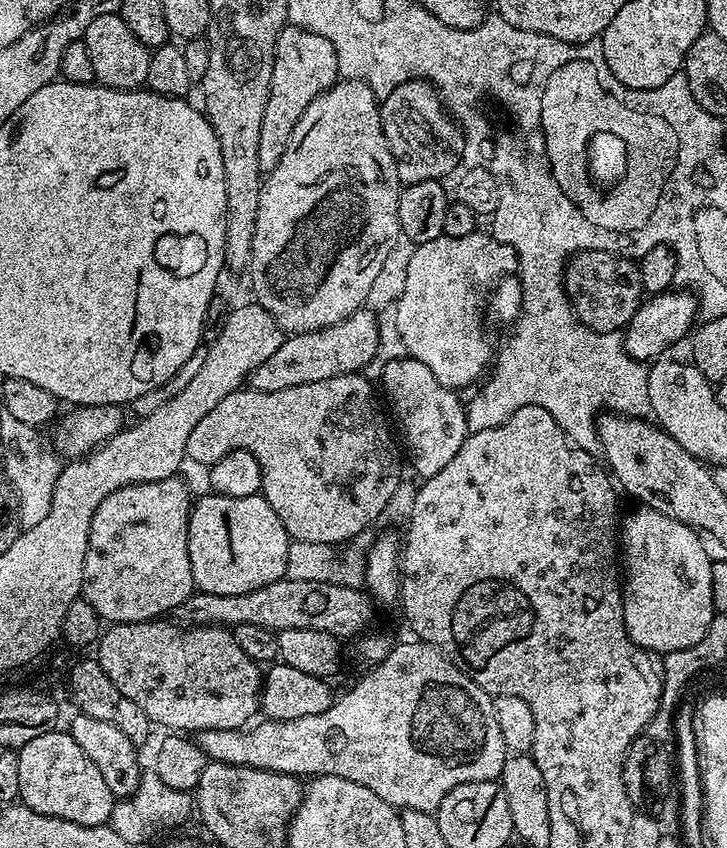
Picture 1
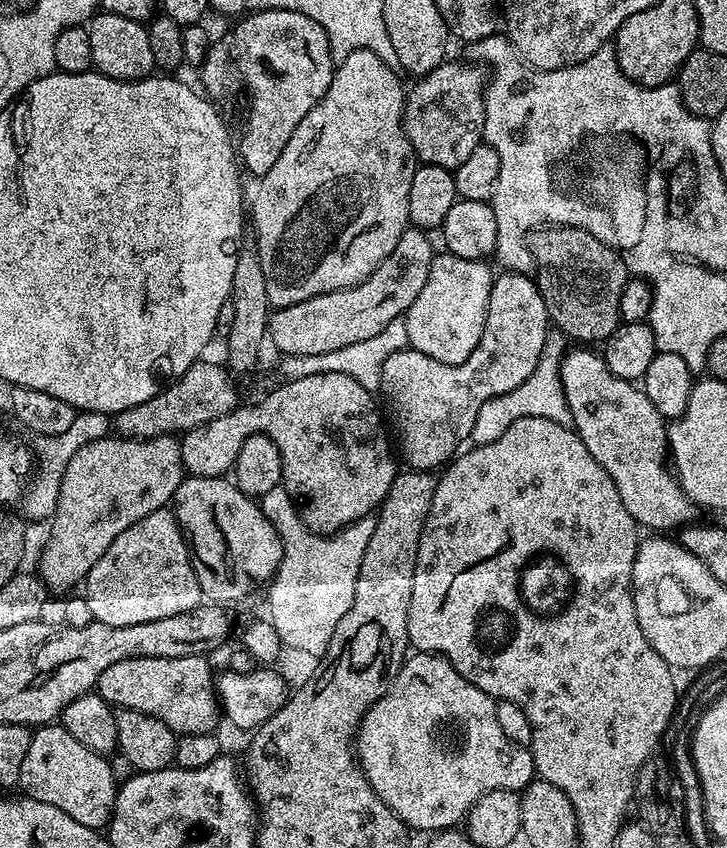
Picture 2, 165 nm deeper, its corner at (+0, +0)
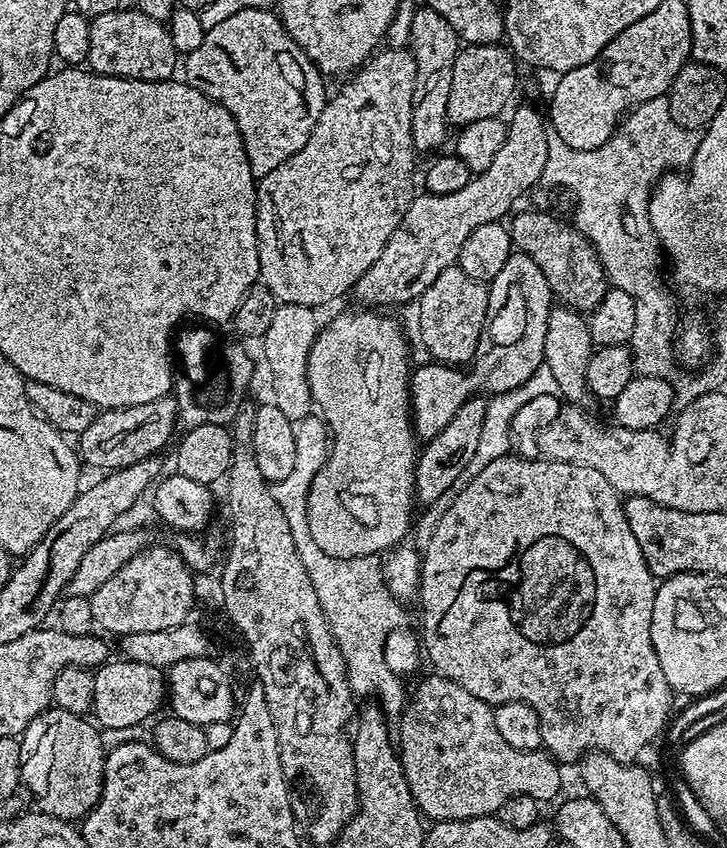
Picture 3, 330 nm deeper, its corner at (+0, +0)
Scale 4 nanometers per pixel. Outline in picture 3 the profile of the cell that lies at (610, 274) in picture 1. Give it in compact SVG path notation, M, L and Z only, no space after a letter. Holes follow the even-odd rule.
M519 212L511 217L513 220L510 223L513 249L526 253L534 258L534 262L538 262L538 270L546 274L546 282L553 297L561 305L574 308L581 314L591 314L610 287L608 276L604 273L592 243L579 228L569 221L568 225L566 221L548 212Z

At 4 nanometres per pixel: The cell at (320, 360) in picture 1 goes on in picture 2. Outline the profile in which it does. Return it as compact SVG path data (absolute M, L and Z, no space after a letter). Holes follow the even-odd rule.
M208 358L197 360L167 388L154 394L154 398L146 398L146 402L138 402L138 406L130 406L130 410L115 413L115 431L129 440L149 440L183 434L214 418L222 418L222 414L233 412L238 407L236 384L232 381L234 376L223 363L220 364L211 364Z

